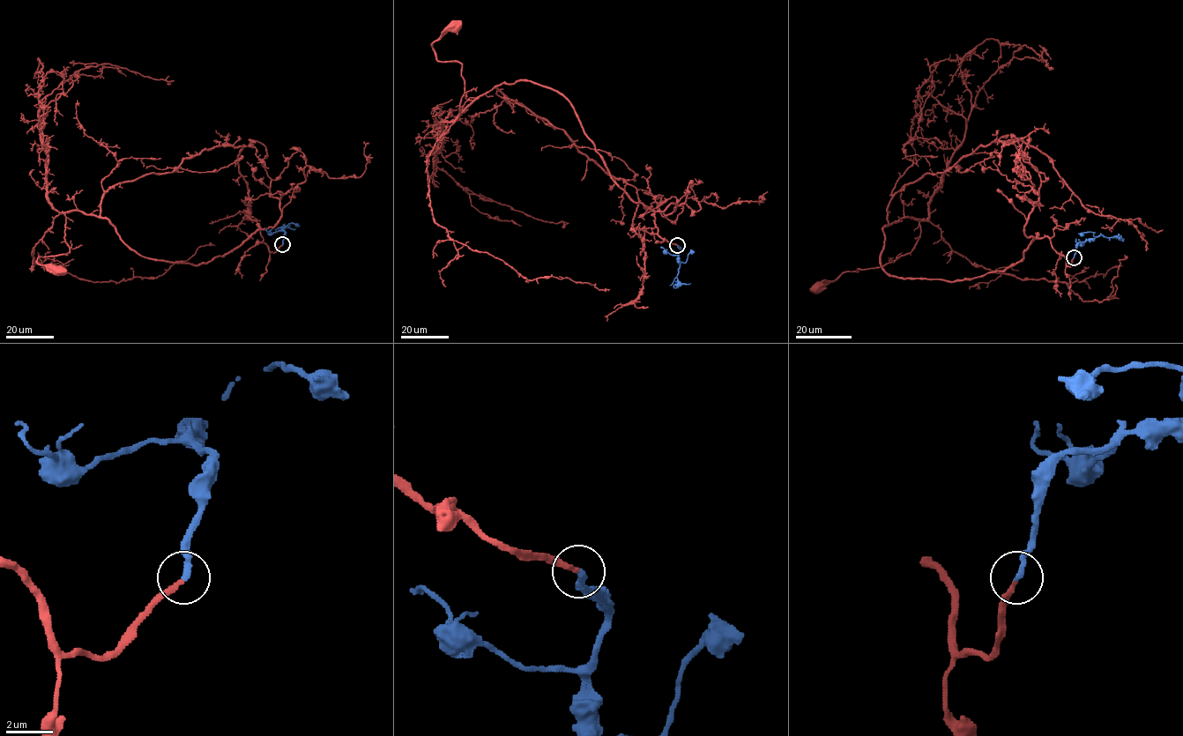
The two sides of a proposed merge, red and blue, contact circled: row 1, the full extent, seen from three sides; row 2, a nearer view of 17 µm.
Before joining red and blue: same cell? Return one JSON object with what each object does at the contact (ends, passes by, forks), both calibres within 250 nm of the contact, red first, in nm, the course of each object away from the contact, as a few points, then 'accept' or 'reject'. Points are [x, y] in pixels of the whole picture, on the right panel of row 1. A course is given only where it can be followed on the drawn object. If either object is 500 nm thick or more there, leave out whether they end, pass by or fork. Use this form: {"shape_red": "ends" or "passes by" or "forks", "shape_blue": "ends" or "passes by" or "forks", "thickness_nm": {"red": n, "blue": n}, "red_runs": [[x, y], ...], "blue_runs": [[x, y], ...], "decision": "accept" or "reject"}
{"shape_red": "ends", "shape_blue": "ends", "thickness_nm": {"red": 200, "blue": 240}, "red_runs": [[1074, 257], [1047, 236], [979, 277], [890, 276], [883, 227], [903, 218], [920, 226], [909, 253], [817, 288]], "blue_runs": [[1074, 257], [1079, 242], [1092, 240], [1100, 235], [1119, 239]], "decision": "accept"}

